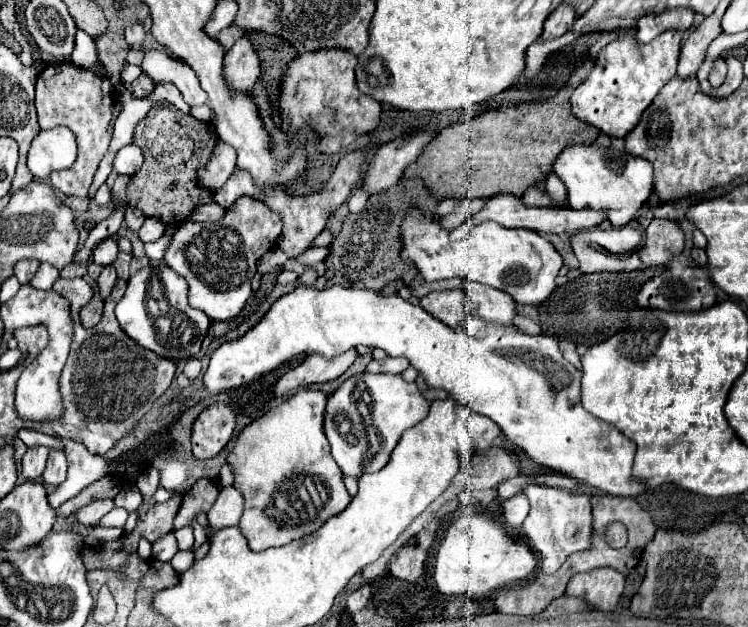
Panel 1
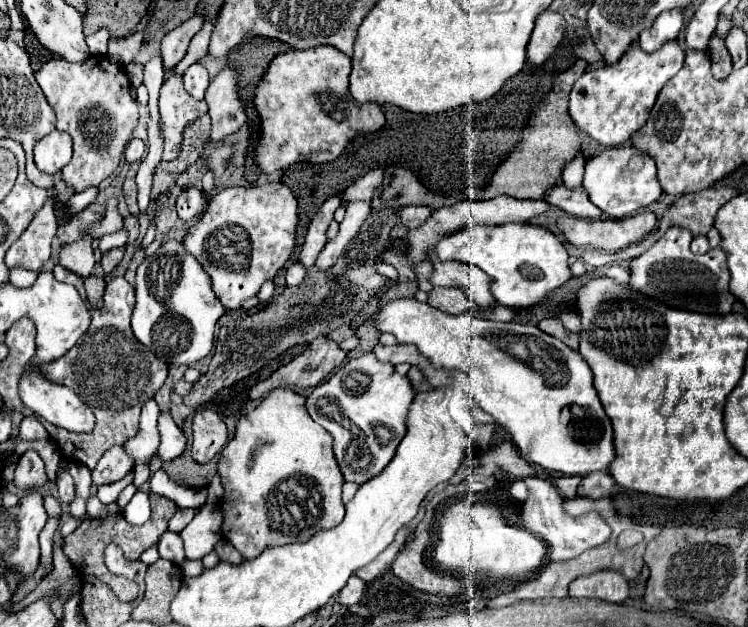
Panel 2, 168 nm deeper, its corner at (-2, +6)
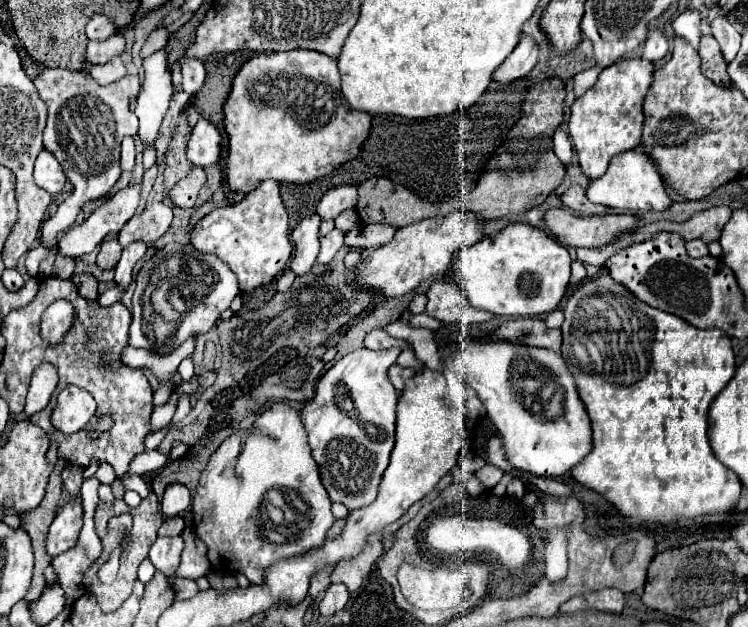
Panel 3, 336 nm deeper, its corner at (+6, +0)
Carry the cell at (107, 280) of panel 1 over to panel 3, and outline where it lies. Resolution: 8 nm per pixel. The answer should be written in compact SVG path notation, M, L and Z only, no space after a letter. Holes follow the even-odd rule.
M115 233L107 235L101 243L101 249L99 249L99 255L97 255L97 265L101 269L113 269L119 263L121 251L123 251L123 247L117 243L117 235Z

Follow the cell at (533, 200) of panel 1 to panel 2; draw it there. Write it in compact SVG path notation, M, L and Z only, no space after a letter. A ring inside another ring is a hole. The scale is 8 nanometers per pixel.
M557 185L555 189L551 189L551 193L547 193L545 197L547 203L563 209L569 215L577 215L577 217L601 217L601 209L597 205L593 205L585 193L583 187L577 189L567 189L563 185Z

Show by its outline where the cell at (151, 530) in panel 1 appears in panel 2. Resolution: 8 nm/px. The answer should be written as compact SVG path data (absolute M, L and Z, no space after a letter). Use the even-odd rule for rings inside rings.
M151 493L151 519L143 525L131 525L125 521L125 517L121 513L113 515L113 517L105 517L105 519L87 519L77 531L73 531L71 535L65 537L65 555L71 559L71 563L75 565L75 569L81 573L81 575L95 575L97 579L101 579L105 585L111 587L111 591L119 597L119 601L133 601L137 597L137 583L135 581L129 581L125 577L117 577L117 575L111 575L103 563L103 551L105 547L113 541L117 545L121 545L125 557L133 557L133 559L139 559L141 553L145 549L149 549L151 545L155 545L159 541L159 537L167 531L167 523L169 519L175 515L177 511L177 505L167 499L167 497L161 497L161 495L155 495Z

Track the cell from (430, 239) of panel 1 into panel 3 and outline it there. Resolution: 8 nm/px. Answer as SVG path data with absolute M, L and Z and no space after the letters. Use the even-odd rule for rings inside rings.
M513 223L503 231L499 231L495 237L483 237L475 245L453 253L455 281L461 287L465 287L469 303L477 309L485 309L493 315L503 315L503 317L523 317L523 315L553 311L565 295L569 283L569 267L571 267L571 259L567 249L559 245L551 235L525 223Z

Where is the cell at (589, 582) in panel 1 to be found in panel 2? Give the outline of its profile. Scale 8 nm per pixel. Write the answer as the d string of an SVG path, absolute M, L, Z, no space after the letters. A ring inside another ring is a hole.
M599 571L575 579L569 585L569 597L593 597L609 603L623 603L629 597L629 583L621 573Z

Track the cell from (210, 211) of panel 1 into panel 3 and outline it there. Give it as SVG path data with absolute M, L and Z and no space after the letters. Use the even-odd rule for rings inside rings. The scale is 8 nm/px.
M153 203L141 215L131 217L117 233L119 245L127 247L131 241L145 239L147 243L159 239L173 221L173 209L165 203Z

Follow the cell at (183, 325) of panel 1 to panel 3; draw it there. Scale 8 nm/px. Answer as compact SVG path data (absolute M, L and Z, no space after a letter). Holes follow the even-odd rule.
M169 243L163 249L159 249L149 261L145 261L141 271L137 273L133 309L131 309L133 321L129 327L129 345L135 349L147 349L155 355L169 355L177 347L181 347L189 337L205 335L219 321L219 315L231 305L237 293L239 287L235 275L227 271L227 265L219 261L215 255L195 251L189 243ZM191 269L201 269L201 279L193 277Z

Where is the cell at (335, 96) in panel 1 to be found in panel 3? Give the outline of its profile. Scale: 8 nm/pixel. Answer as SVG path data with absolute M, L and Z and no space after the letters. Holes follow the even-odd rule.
M307 49L257 53L235 75L223 111L229 137L227 183L241 193L267 179L305 185L329 175L359 153L371 129L371 115L351 109L343 99L337 61Z

